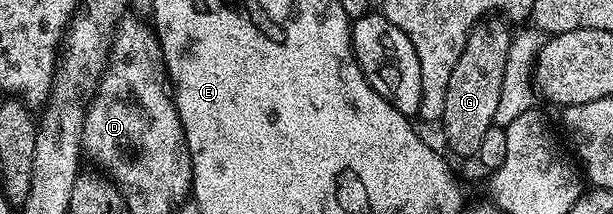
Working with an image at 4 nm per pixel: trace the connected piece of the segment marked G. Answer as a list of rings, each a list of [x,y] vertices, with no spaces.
[[[489,16],[474,26],[473,31],[467,36],[467,44],[463,44],[463,52],[459,52],[455,72],[451,72],[451,81],[447,84],[447,101],[443,104],[439,129],[445,133],[446,144],[461,158],[472,159],[477,155],[484,133],[487,132],[487,128],[494,126],[495,108],[499,108],[499,92],[503,92],[503,72],[507,72],[507,52],[512,43],[510,23],[504,17]]]

